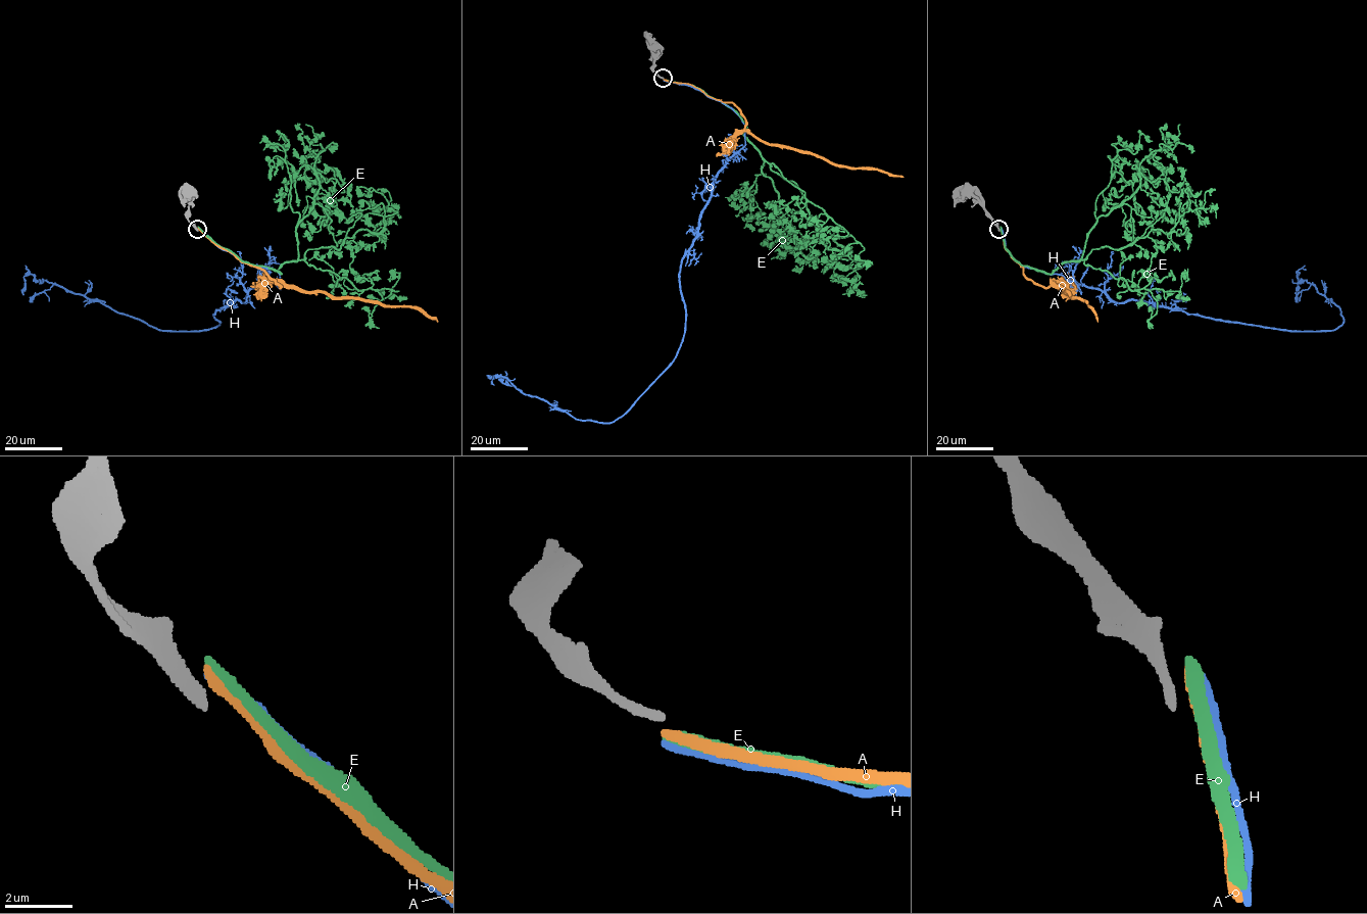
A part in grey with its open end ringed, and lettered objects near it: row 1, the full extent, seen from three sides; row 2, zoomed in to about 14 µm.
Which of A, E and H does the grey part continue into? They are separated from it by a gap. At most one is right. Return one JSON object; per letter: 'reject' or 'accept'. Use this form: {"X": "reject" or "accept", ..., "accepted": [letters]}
{"A": "accept", "E": "reject", "H": "reject", "accepted": ["A"]}

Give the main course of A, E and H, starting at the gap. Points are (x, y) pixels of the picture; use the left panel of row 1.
A: (198, 229), (244, 262), (260, 268), (279, 286), (289, 284), (302, 291), (411, 305), (438, 322)
E: (198, 228), (281, 274), (307, 250), (383, 229), (383, 204), (354, 210), (344, 178)
H: (197, 228), (241, 261), (280, 274), (216, 310), (212, 328), (156, 329), (32, 274), (23, 295)

